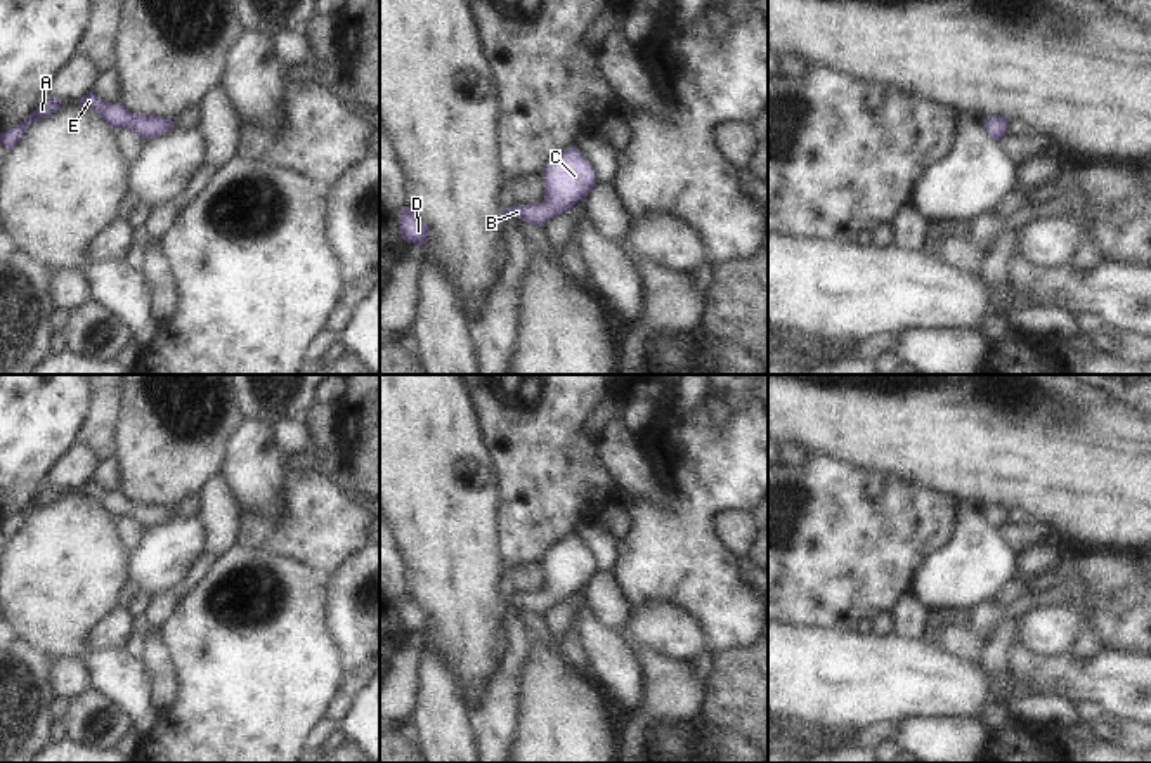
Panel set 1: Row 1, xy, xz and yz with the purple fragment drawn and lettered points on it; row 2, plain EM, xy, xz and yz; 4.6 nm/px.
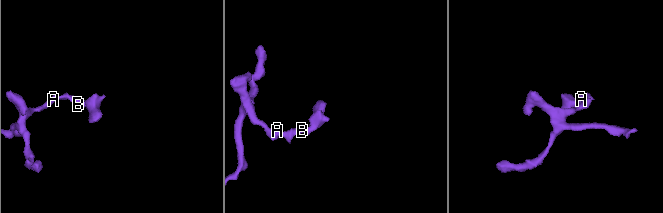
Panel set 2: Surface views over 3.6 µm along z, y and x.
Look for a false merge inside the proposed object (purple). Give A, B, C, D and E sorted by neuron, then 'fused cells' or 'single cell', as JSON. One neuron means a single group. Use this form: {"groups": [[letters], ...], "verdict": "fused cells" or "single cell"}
{"groups": [["A", "B", "C", "D", "E"]], "verdict": "single cell"}

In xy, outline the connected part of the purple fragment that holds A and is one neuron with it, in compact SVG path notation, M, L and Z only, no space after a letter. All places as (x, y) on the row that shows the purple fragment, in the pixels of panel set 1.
M45 97L45 99L42 101L42 104L40 104L26 120L23 120L23 121L19 121L19 123L12 125L12 127L7 128L3 134L0 134L0 144L2 144L5 149L16 146L16 144L23 139L26 128L28 128L35 120L50 116L54 111L57 111L57 109L61 108L61 104L62 104L62 102L57 101L57 99Z

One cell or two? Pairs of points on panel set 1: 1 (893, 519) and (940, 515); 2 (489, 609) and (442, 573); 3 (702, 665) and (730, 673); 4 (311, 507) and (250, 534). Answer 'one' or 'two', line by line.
1: one
2: one
3: two
4: one

